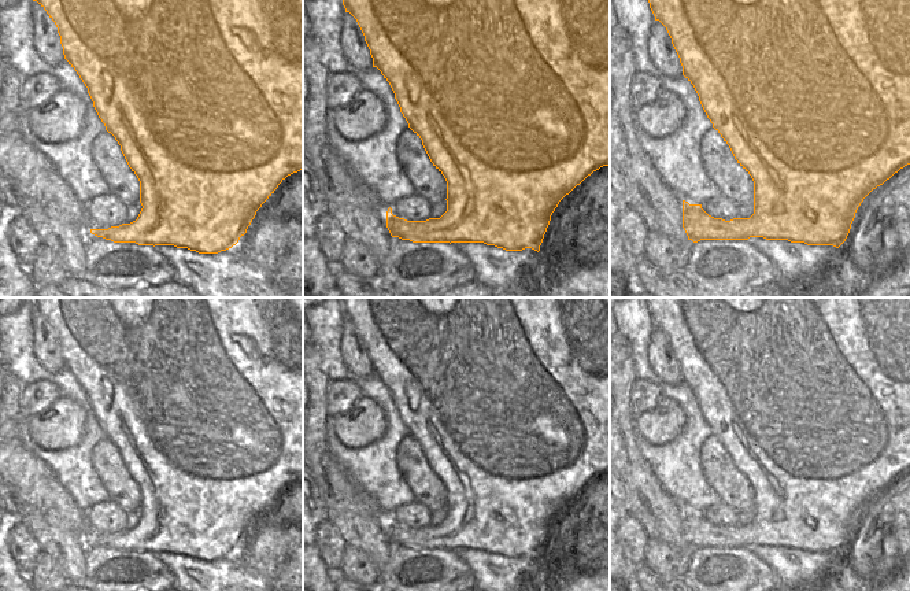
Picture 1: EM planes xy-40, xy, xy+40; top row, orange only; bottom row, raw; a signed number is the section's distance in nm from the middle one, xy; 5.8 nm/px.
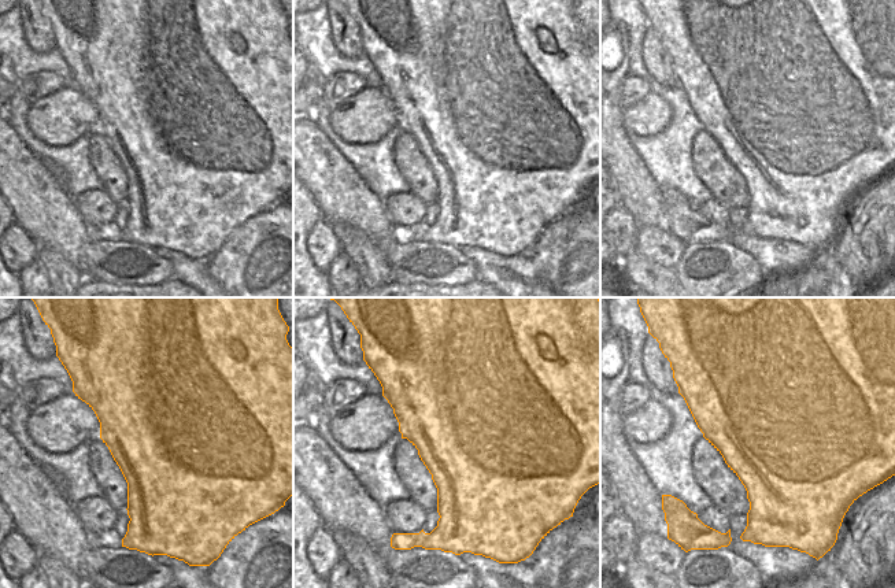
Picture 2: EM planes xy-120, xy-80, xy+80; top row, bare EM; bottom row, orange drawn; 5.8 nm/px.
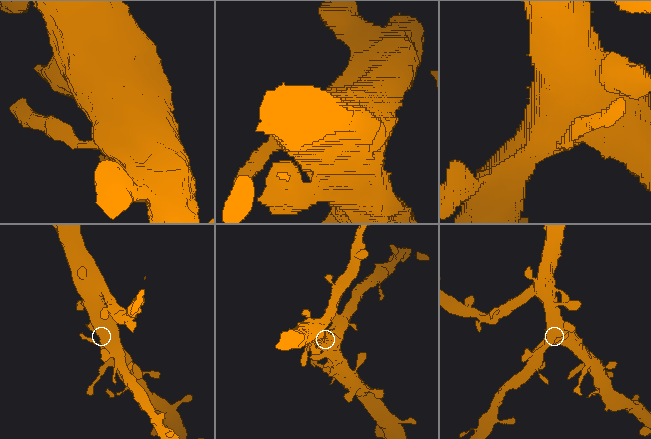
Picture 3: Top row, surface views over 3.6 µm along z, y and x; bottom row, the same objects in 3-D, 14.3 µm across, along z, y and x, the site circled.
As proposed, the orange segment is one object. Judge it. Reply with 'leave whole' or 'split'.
leave whole

